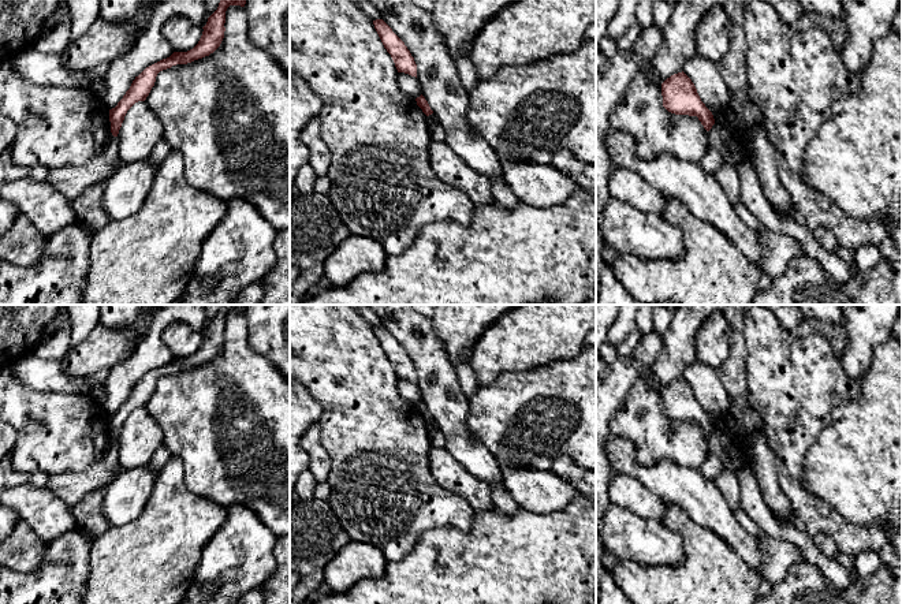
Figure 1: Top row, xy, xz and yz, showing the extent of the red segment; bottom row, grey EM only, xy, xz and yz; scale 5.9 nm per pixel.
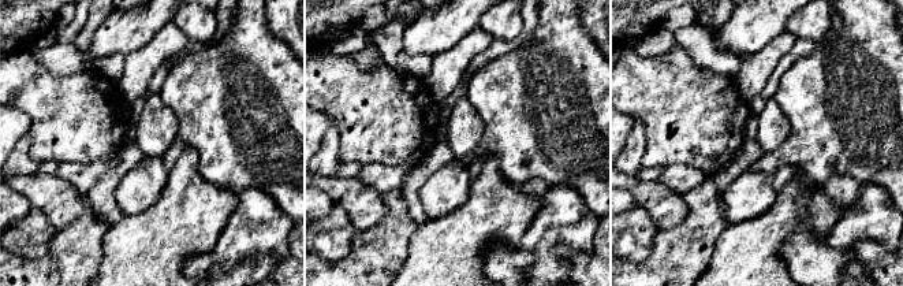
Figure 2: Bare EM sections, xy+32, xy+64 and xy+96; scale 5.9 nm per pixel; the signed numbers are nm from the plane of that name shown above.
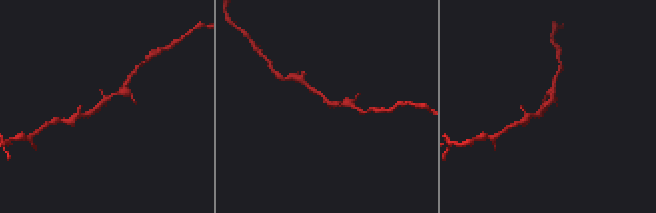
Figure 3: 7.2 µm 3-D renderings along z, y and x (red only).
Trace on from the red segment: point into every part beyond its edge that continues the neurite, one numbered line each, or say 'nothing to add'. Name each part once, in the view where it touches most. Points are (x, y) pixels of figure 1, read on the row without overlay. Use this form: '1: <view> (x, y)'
nothing to add

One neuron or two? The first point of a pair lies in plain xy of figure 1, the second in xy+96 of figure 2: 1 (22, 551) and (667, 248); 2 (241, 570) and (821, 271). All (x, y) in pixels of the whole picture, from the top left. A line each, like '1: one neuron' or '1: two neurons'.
1: two neurons
2: two neurons

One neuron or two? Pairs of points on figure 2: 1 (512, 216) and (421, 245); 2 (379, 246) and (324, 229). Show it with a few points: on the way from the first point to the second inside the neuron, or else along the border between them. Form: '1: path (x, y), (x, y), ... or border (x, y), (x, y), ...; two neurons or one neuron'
1: path (489, 216), (477, 223), (454, 245), (444, 245); one neuron
2: border (358, 230), (344, 256), (327, 259); two neurons

